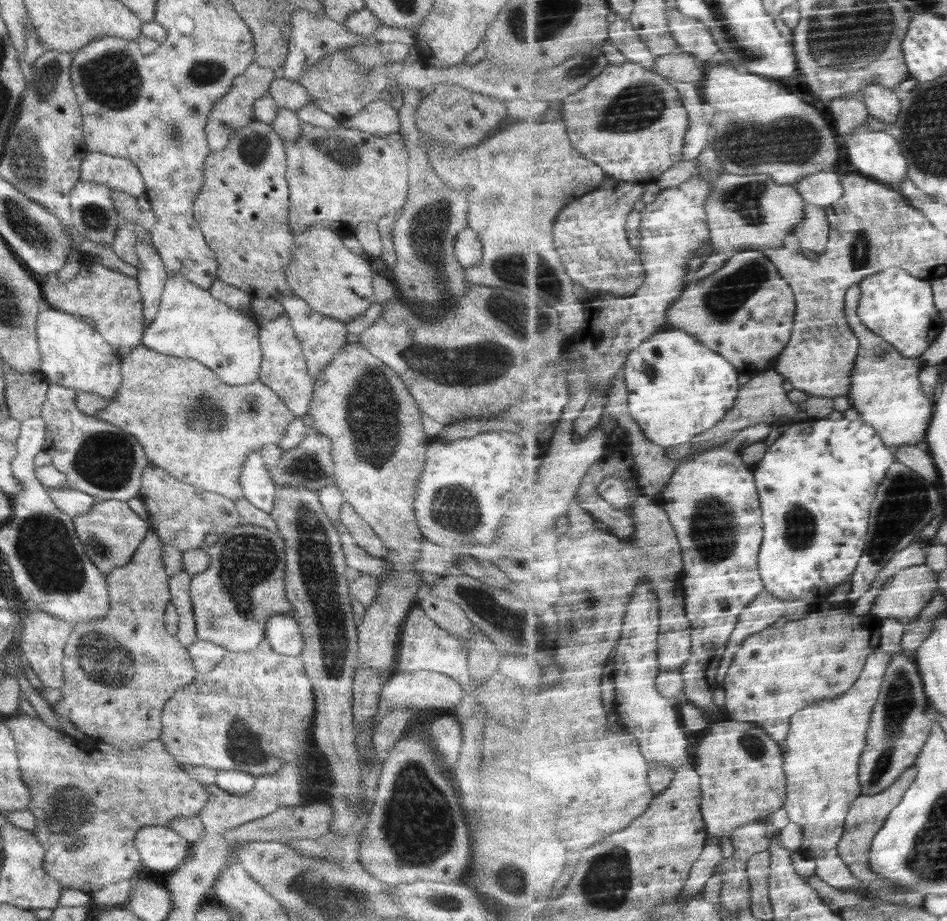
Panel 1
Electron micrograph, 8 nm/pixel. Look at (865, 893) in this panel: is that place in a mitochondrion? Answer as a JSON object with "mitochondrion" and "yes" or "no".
{"mitochondrion":"no"}

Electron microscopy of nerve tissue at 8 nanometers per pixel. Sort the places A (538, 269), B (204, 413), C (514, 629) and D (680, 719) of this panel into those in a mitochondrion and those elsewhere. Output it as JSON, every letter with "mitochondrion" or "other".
{"A":"mitochondrion","B":"mitochondrion","C":"mitochondrion","D":"other"}

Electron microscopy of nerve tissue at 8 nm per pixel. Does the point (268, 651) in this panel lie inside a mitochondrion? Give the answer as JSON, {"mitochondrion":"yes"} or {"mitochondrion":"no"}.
{"mitochondrion":"no"}

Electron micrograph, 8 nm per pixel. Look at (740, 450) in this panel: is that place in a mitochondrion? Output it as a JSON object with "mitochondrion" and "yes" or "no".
{"mitochondrion":"no"}

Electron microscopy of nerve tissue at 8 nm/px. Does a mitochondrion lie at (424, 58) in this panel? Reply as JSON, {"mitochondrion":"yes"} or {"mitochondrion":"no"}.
{"mitochondrion":"no"}

